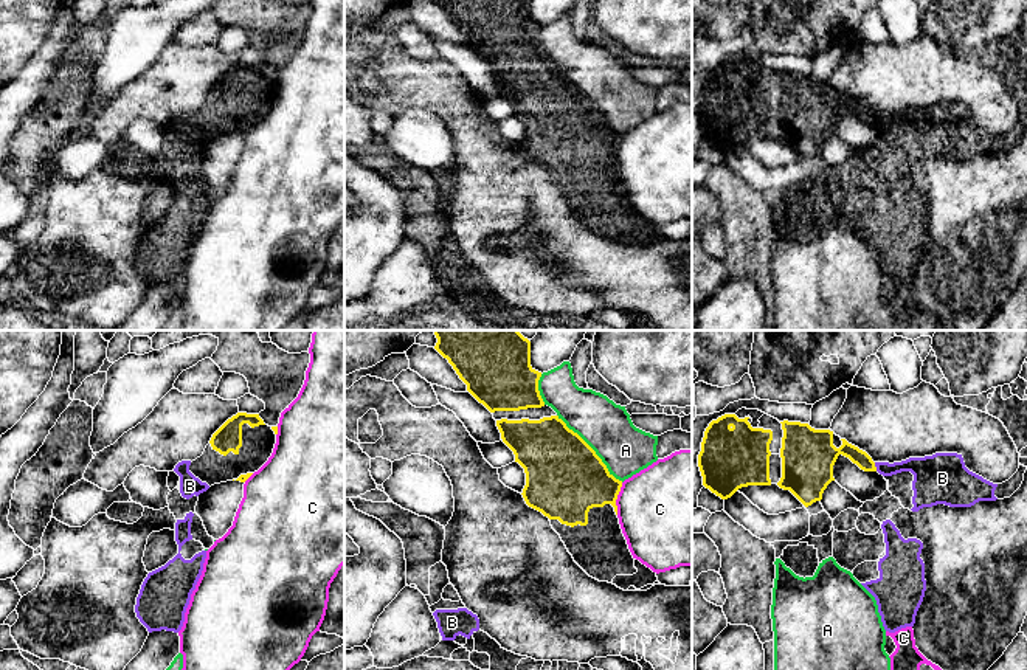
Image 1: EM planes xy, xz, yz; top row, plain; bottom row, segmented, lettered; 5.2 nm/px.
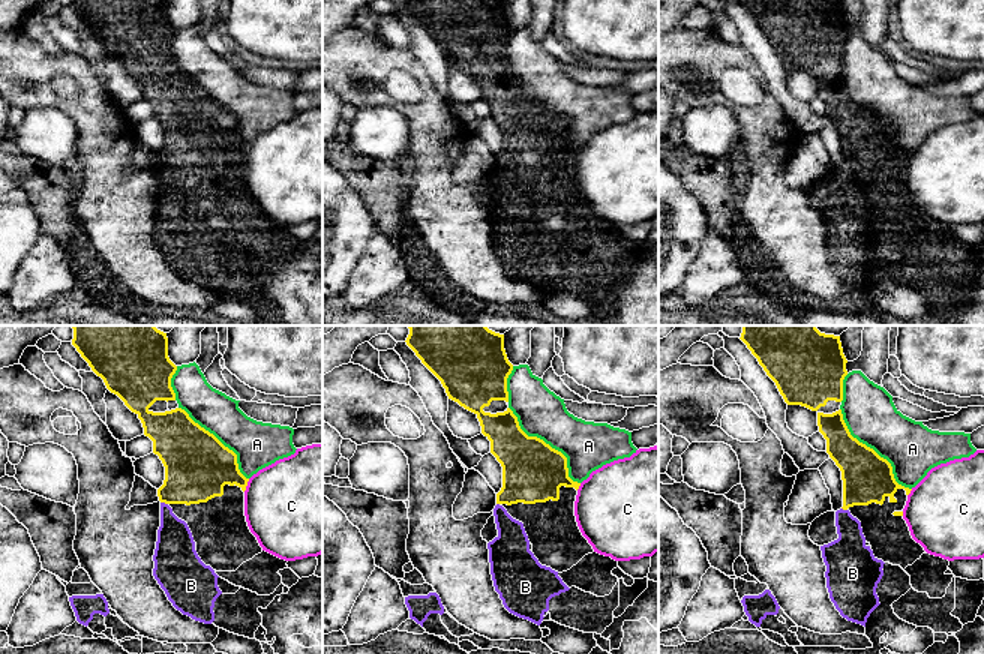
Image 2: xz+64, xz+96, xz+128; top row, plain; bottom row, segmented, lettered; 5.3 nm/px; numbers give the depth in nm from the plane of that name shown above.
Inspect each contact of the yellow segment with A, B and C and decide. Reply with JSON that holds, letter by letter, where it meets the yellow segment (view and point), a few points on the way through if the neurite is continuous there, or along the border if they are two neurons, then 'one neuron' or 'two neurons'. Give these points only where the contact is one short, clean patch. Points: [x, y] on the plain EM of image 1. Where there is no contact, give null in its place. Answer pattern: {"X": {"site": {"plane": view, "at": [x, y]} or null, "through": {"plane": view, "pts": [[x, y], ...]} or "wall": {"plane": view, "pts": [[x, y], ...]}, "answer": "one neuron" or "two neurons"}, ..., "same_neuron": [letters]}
{"A": {"site": {"plane": "xz", "at": [591, 101]}, "answer": "two neurons"}, "B": {"site": {"plane": "yz", "at": [875, 120]}, "through": {"plane": "yz", "pts": [[829, 107], [852, 104], [875, 120], [923, 121]]}, "answer": "one neuron"}, "C": {"site": {"plane": "xz", "at": [616, 151]}, "wall": {"plane": "xz", "pts": [[622, 135], [618, 145], [616, 166]]}, "answer": "two neurons"}, "same_neuron": ["B"]}

